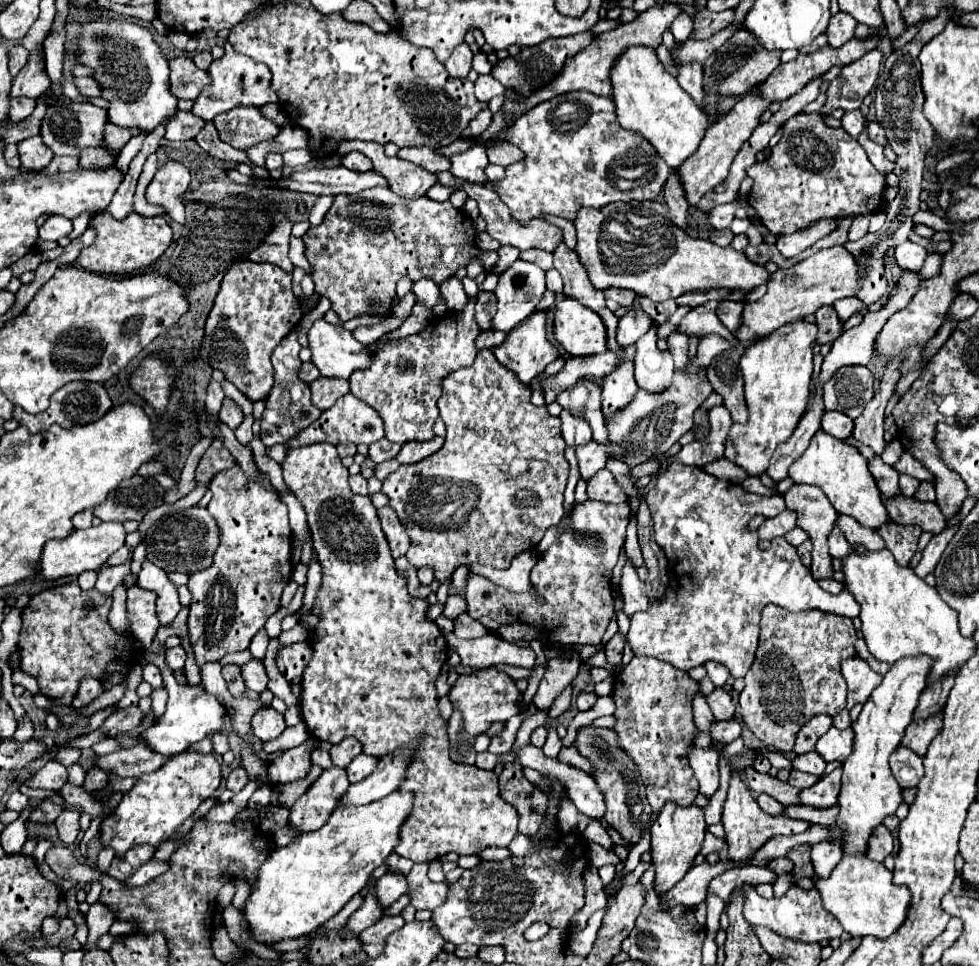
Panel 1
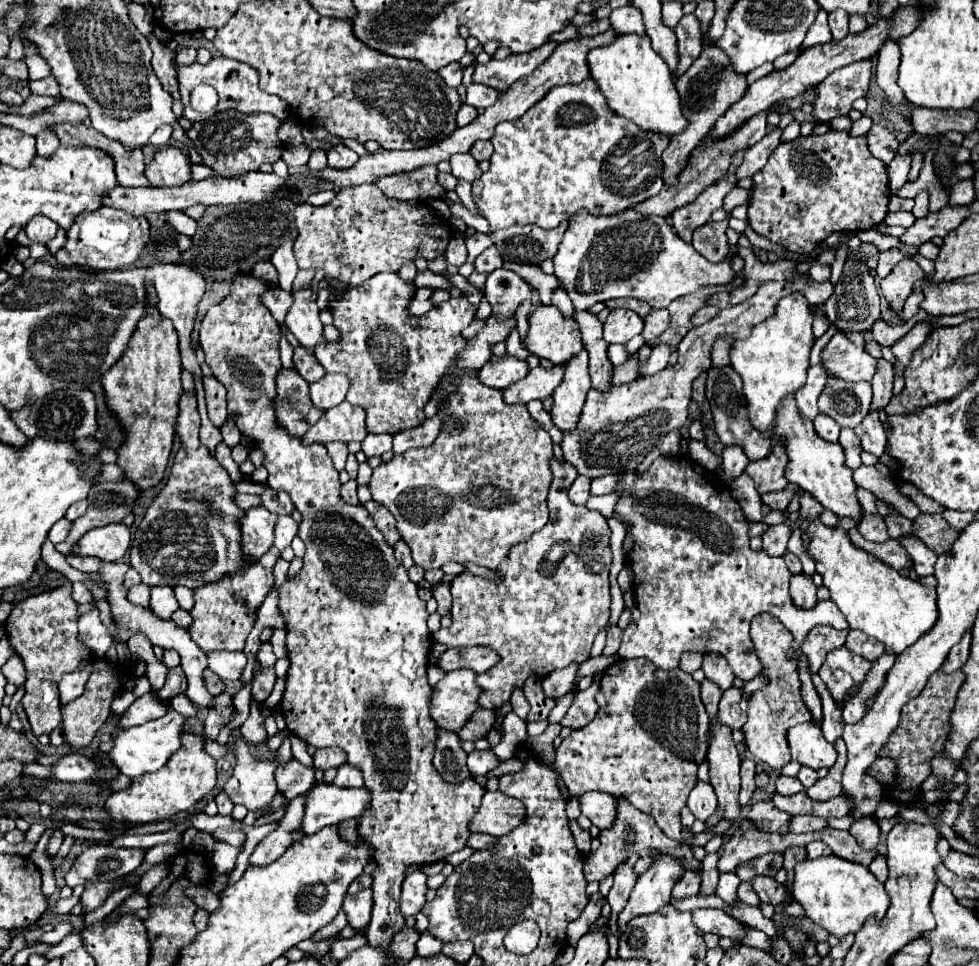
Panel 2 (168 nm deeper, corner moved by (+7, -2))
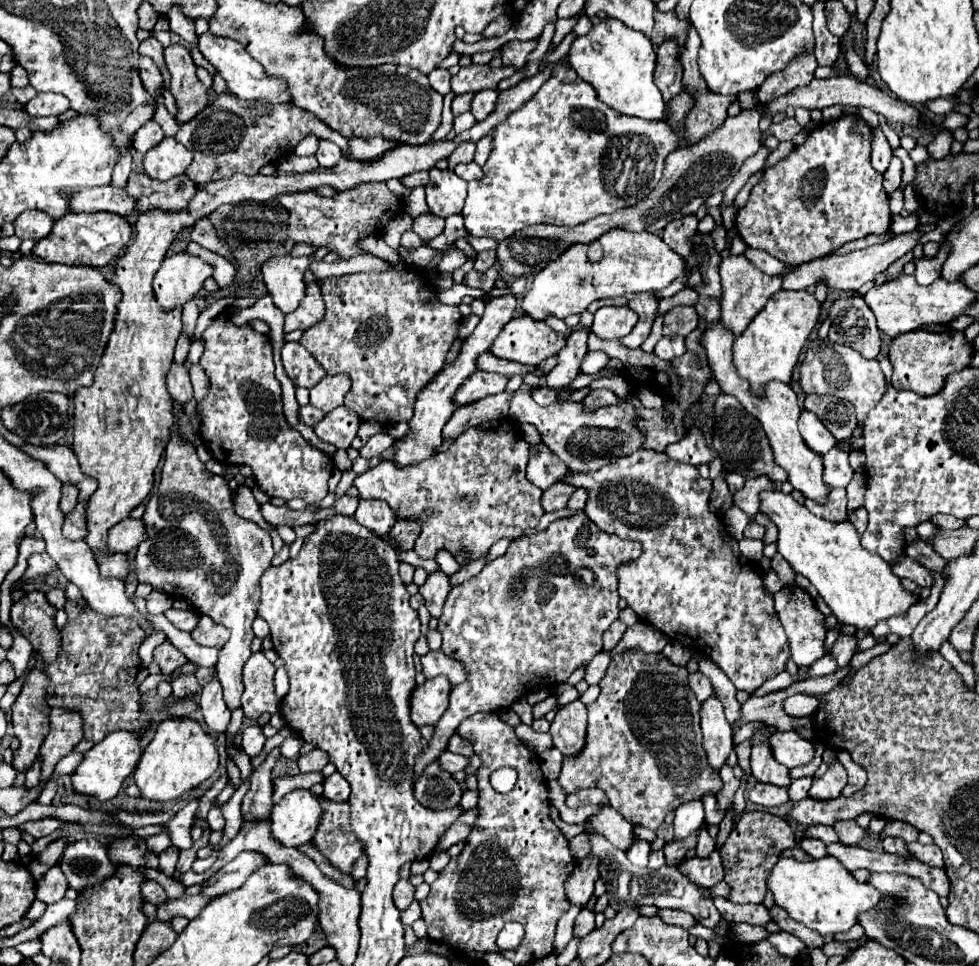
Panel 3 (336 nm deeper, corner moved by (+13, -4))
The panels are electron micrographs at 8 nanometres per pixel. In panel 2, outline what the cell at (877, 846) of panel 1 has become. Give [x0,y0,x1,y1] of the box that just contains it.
[848,817,880,851]

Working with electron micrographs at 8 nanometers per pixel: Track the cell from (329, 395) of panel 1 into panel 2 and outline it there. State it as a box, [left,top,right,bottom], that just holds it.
[310,373,348,411]

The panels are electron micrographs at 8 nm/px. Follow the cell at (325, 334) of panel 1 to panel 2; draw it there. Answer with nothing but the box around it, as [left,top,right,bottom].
[286,287,328,353]

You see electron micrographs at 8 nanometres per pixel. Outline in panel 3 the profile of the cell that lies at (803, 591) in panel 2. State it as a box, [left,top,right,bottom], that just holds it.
[774,585,826,667]

